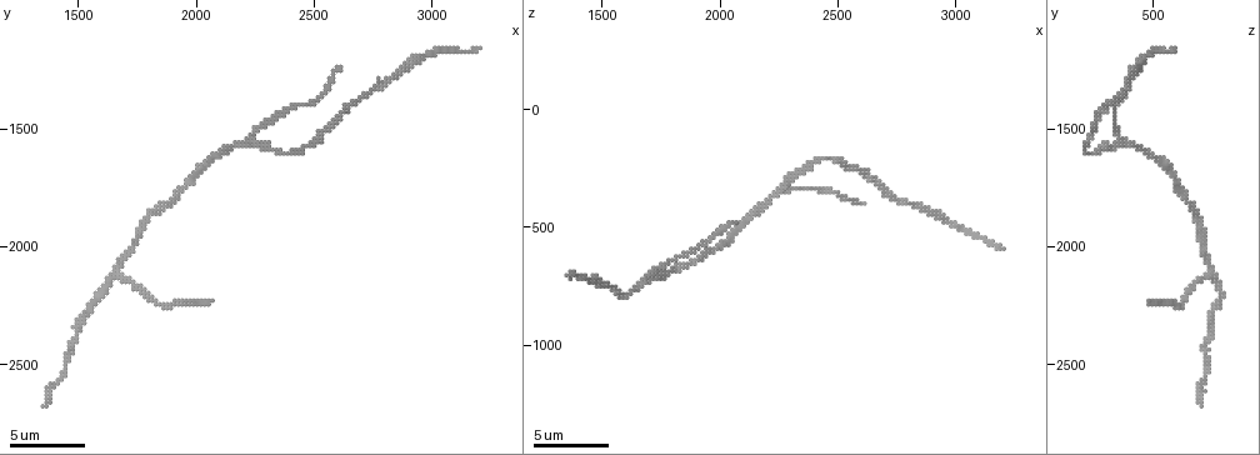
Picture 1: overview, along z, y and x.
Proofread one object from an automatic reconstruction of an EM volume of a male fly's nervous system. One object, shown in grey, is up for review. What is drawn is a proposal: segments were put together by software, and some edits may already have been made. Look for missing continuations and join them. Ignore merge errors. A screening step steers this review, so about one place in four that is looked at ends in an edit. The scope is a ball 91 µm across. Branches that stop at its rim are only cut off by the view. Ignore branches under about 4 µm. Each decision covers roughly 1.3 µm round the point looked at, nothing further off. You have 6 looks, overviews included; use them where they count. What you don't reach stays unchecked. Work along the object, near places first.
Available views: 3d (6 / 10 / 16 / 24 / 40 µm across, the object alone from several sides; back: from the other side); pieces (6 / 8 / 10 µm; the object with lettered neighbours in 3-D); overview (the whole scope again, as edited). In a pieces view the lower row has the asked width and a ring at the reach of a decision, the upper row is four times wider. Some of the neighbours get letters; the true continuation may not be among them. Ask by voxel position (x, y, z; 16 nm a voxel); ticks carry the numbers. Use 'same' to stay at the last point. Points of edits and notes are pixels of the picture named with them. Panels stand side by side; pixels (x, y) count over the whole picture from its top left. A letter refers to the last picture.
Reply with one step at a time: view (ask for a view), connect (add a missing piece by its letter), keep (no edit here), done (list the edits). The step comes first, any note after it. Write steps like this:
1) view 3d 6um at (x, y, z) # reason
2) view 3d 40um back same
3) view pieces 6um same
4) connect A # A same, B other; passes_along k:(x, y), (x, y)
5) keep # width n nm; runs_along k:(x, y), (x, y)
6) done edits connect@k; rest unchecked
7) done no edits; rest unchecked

view pieces 10um at (2050, 2230, 480) # an open end

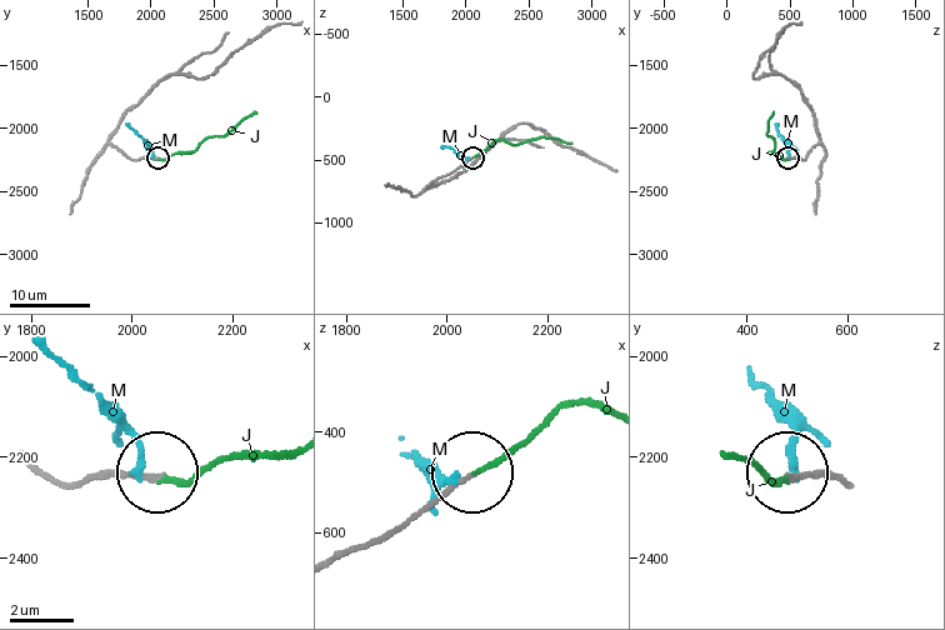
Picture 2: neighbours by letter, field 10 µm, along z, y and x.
connect J # width 140 nm; J same, M other; the neuron continues

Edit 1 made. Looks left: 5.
view overview

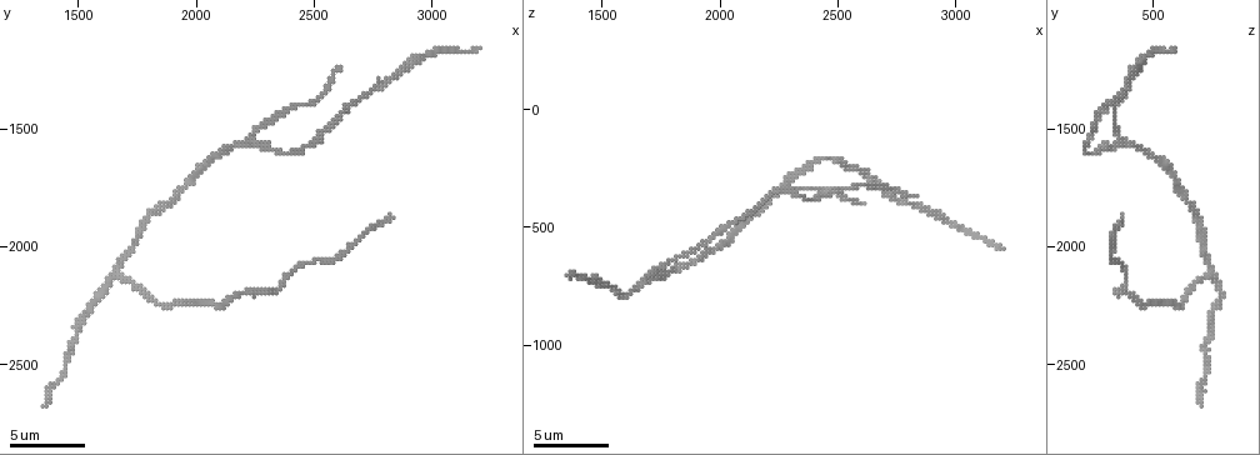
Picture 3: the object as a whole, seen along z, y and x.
view pieces 8um at (2610, 1250, 400) # tapers out

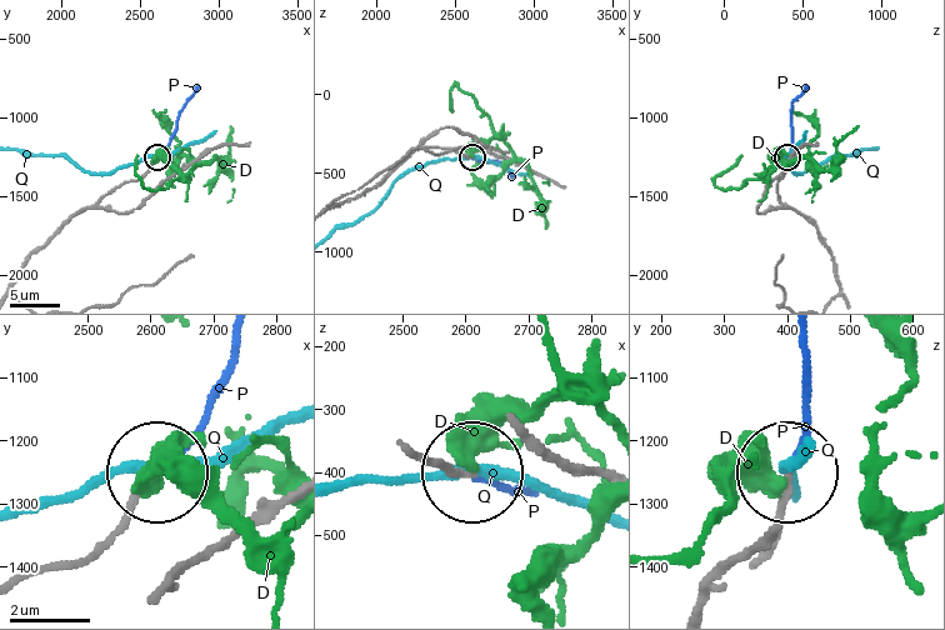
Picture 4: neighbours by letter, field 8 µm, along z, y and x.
connect P # D other, P same, Q other; passes_along 4:(414, 451), (521, 493); the neuron continues

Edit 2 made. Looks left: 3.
view overview # redraw

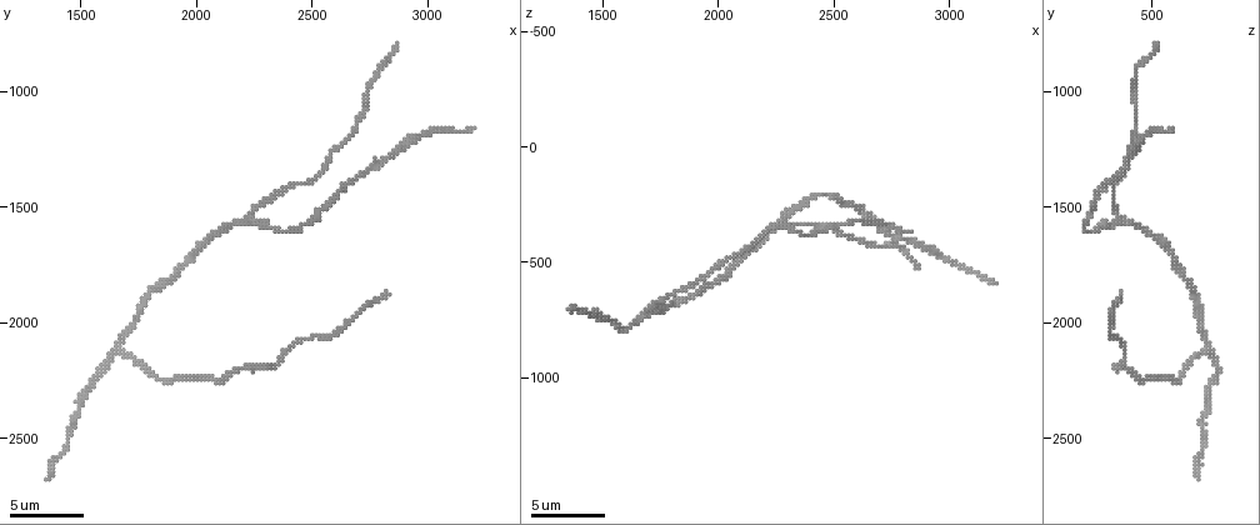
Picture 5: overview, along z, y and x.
view 3d 10um at (2870, 810, 510) # long arm stops here

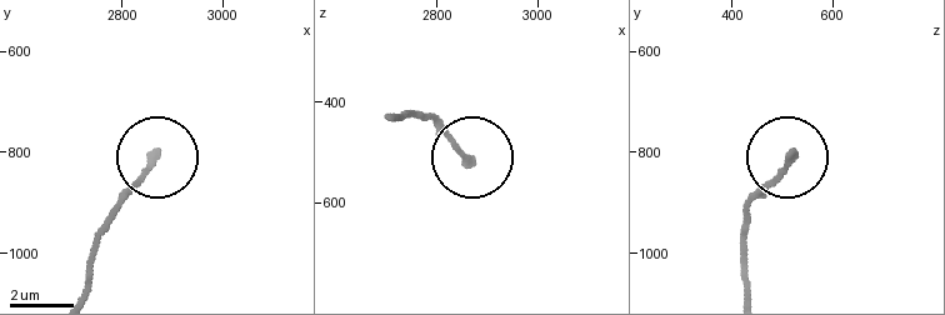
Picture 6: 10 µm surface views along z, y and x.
view pieces 8um at (2865, 805, 520)

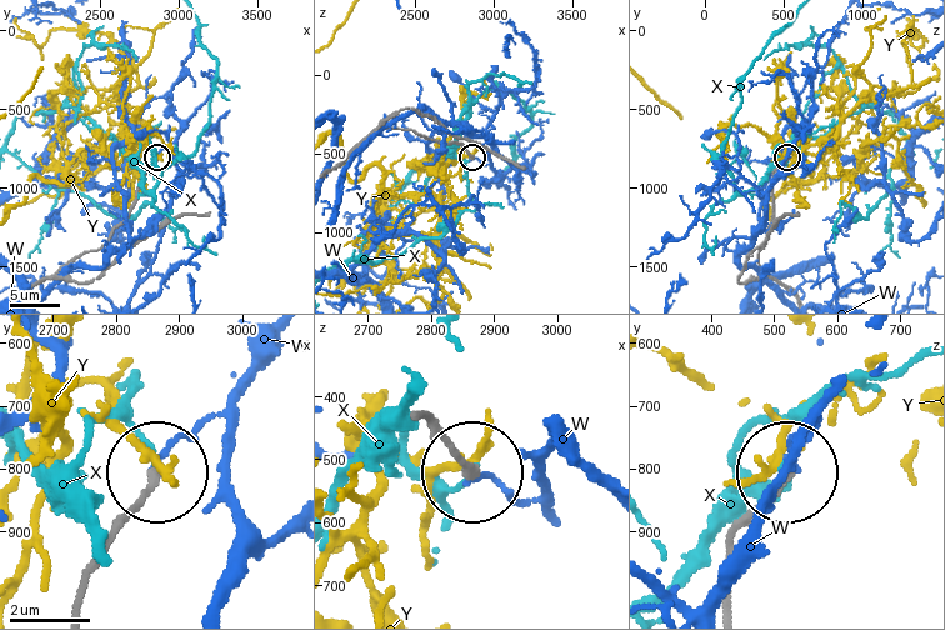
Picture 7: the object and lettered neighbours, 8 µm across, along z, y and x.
keep # W other, X other, Y other; runs_along 7:(418, 416), (475, 466); none of them fits

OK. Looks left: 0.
done edits connect@2, connect@4; rest unchecked

